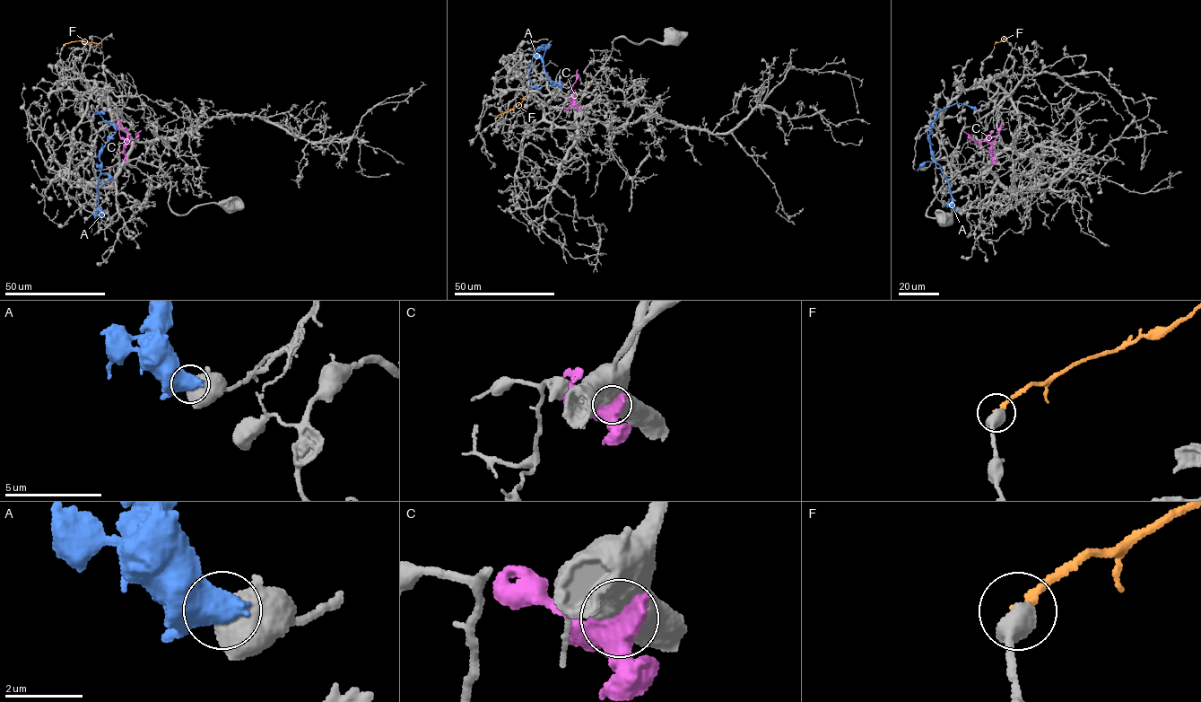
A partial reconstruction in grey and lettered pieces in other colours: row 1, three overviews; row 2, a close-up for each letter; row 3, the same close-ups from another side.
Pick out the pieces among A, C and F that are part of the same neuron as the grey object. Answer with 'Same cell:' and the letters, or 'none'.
Same cell: none

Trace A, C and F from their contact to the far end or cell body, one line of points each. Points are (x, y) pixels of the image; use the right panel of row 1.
A: (955, 208), (948, 179), (931, 151), (929, 125), (936, 114), (952, 105), (970, 106), (974, 109)
C: (992, 161), (994, 151), (990, 144), (976, 142), (963, 131)
F: (1005, 39), (995, 44)

